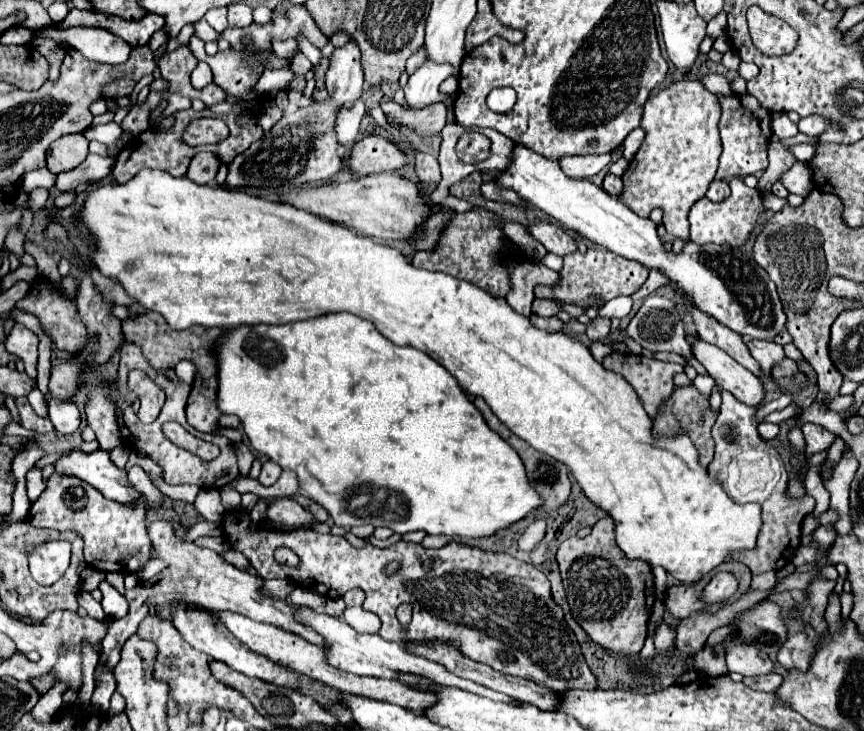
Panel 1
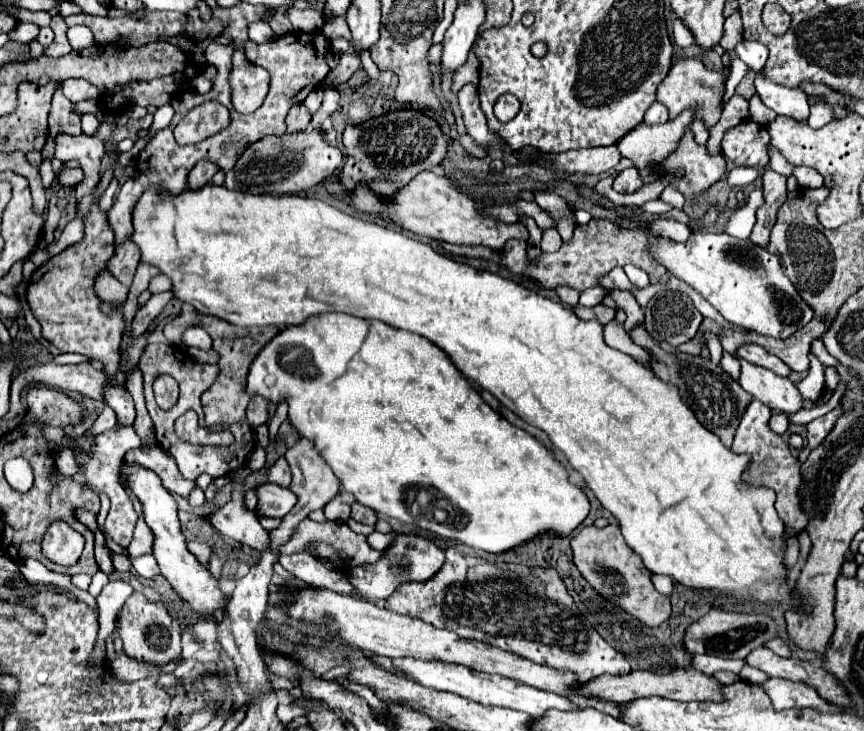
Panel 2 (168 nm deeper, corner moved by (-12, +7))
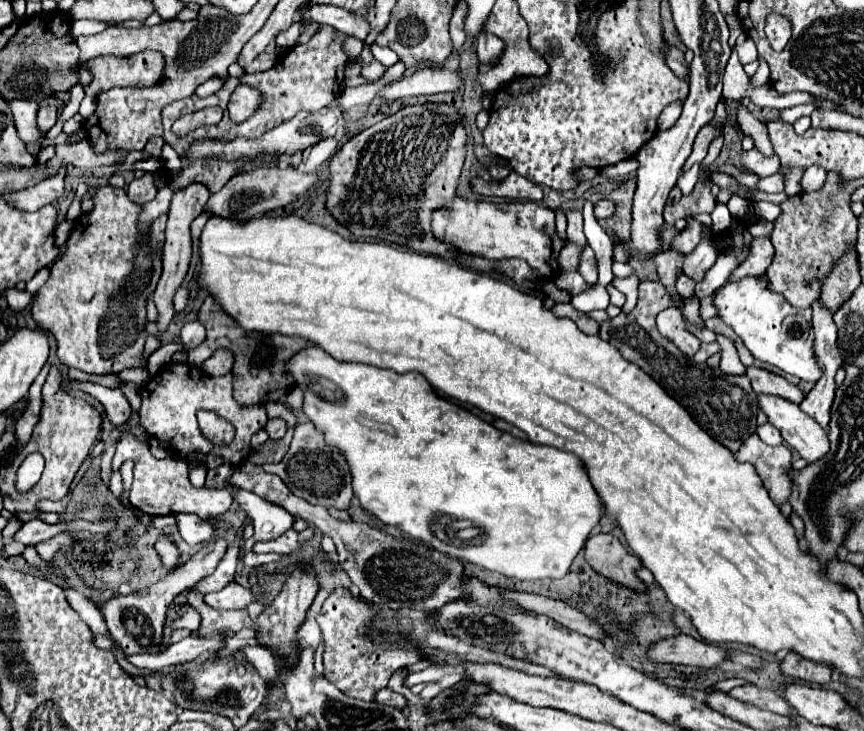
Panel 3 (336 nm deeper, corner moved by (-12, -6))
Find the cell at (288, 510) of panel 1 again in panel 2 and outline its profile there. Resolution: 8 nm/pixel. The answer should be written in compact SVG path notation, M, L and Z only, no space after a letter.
M270 482L258 486L258 510L264 516L282 518L294 508L294 502L296 494L292 494L290 488L282 488Z

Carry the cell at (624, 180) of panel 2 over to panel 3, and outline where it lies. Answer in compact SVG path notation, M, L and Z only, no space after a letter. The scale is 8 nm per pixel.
M600 199L596 205L594 205L594 217L596 219L606 219L614 213L614 203L610 199Z

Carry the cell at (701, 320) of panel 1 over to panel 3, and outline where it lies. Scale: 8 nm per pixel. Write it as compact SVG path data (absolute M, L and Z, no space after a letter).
M748 367L746 375L752 381L752 389L758 395L776 395L776 397L788 399L792 403L800 403L804 399L804 393L780 375L774 375L774 373L758 369L758 367Z

